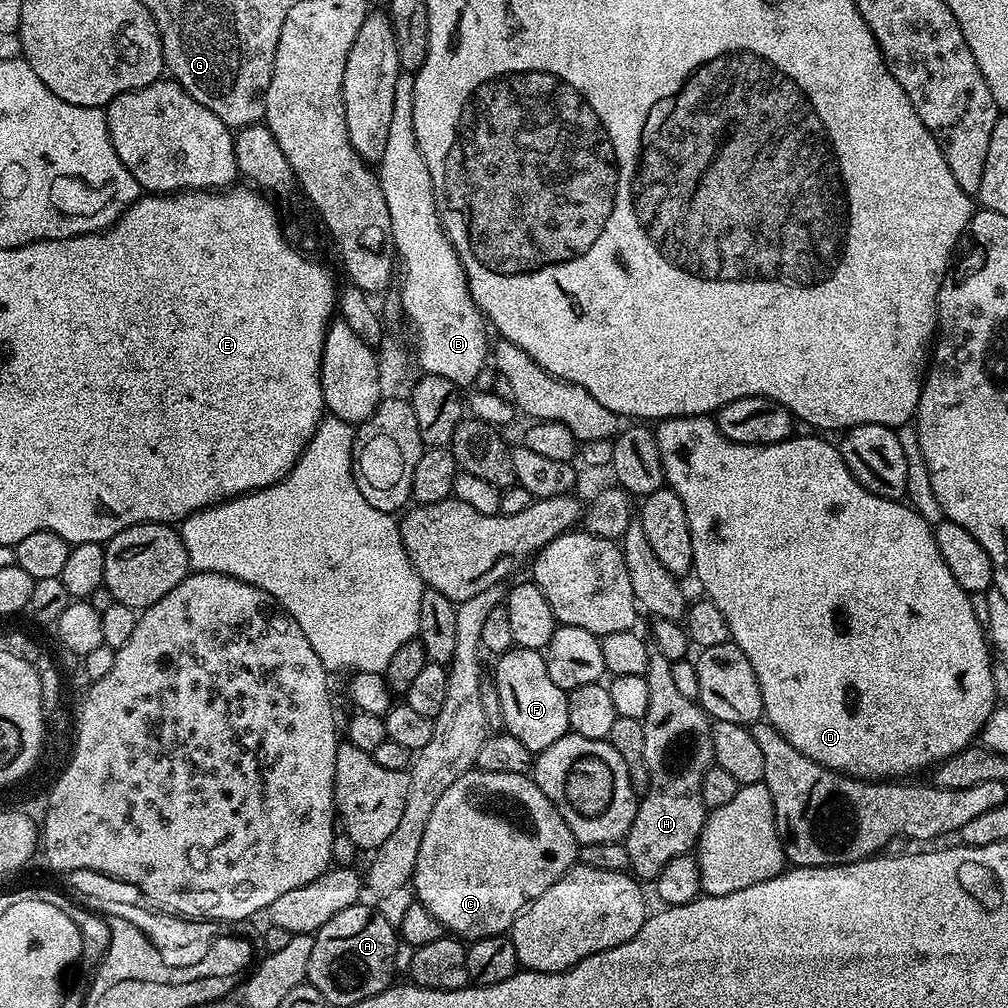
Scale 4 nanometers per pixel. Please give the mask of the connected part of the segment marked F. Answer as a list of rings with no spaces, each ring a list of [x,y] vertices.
[[[513,646],[497,660],[500,661],[496,664],[494,679],[508,733],[533,754],[539,754],[546,746],[554,746],[558,738],[569,735],[568,692],[550,679],[543,651]]]

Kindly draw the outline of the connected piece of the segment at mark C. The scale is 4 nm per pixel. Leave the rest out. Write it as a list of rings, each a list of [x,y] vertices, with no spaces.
[[[473,770],[462,774],[462,778],[458,778],[458,782],[446,786],[442,798],[438,798],[438,803],[435,804],[434,811],[430,814],[430,822],[426,822],[426,834],[422,834],[422,846],[418,850],[418,862],[414,866],[410,884],[414,889],[415,899],[422,906],[426,906],[426,910],[430,910],[430,914],[434,914],[434,918],[438,918],[438,922],[442,922],[444,929],[457,938],[471,942],[487,936],[507,933],[524,905],[529,900],[542,895],[554,882],[558,882],[558,878],[562,878],[564,873],[577,863],[577,860],[578,845],[570,826],[564,821],[562,814],[558,814],[558,810],[550,802],[550,798],[546,798],[546,794],[542,794],[542,790],[536,785],[535,779],[531,775],[494,774],[493,772]]]

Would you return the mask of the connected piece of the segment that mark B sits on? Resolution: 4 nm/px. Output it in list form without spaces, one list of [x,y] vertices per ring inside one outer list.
[[[401,71],[395,83],[394,115],[390,121],[386,151],[382,153],[378,165],[382,198],[386,198],[386,210],[390,210],[390,230],[398,257],[400,311],[403,319],[405,321],[408,319],[408,324],[416,335],[415,363],[417,360],[424,367],[423,371],[427,375],[450,378],[450,382],[454,382],[457,386],[465,386],[464,384],[472,386],[475,385],[478,374],[490,360],[489,329],[486,327],[484,315],[481,314],[480,308],[470,294],[470,286],[464,273],[464,263],[460,261],[460,255],[454,250],[446,231],[445,221],[440,219],[440,212],[436,208],[430,166],[426,166],[426,158],[422,158],[422,150],[414,134],[414,80],[413,73]]]

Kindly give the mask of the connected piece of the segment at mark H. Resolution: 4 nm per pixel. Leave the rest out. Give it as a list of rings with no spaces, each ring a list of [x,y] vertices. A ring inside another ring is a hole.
[[[650,651],[650,662],[643,676],[646,686],[650,686],[650,706],[646,706],[642,721],[648,788],[639,797],[634,822],[622,843],[630,854],[631,871],[641,881],[652,882],[670,861],[689,855],[697,847],[706,815],[702,802],[702,778],[714,764],[713,721],[697,701],[684,697],[675,688],[672,661],[660,652]]]

